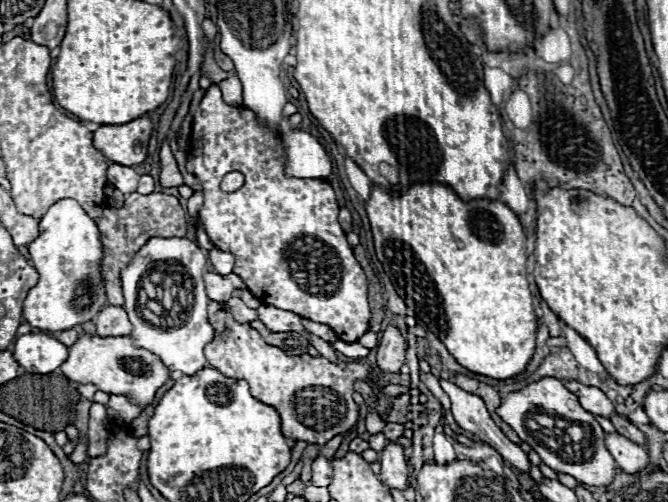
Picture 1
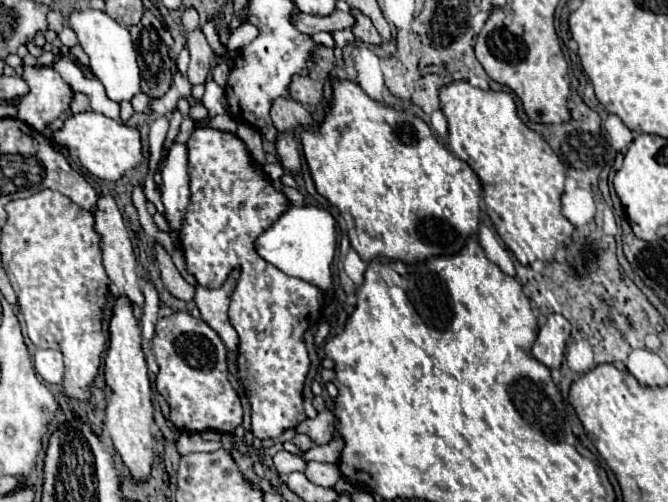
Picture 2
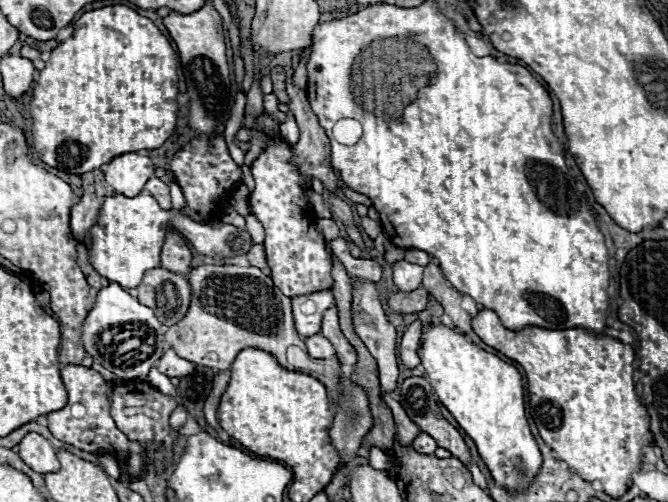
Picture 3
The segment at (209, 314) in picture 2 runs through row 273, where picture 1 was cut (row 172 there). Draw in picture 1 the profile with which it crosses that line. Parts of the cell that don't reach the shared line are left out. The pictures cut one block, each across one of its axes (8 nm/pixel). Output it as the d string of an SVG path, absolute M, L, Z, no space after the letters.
M230 172L224 177L224 187L222 190L230 193L238 190L244 184L244 176L240 172Z

